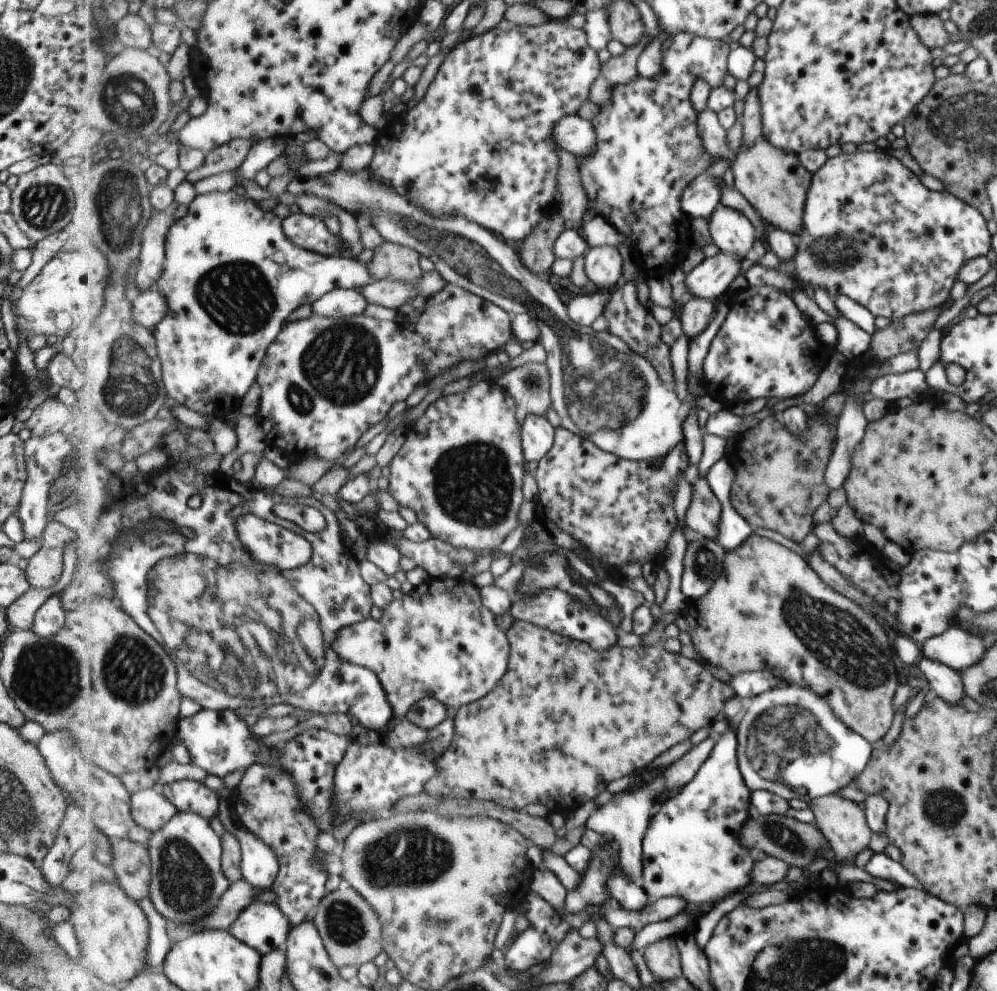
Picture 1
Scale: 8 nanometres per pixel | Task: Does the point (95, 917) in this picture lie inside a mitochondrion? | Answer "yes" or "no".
no

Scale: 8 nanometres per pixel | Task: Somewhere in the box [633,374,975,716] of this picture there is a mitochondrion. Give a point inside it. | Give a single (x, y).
(837, 640)

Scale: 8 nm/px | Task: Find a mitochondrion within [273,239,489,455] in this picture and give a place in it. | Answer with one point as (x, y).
(342, 366)

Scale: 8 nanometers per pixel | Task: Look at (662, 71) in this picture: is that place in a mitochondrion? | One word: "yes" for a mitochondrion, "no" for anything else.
no

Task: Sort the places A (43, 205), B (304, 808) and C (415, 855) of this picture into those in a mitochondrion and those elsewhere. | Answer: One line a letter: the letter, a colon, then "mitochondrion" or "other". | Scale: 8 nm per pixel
A: mitochondrion
B: other
C: mitochondrion

